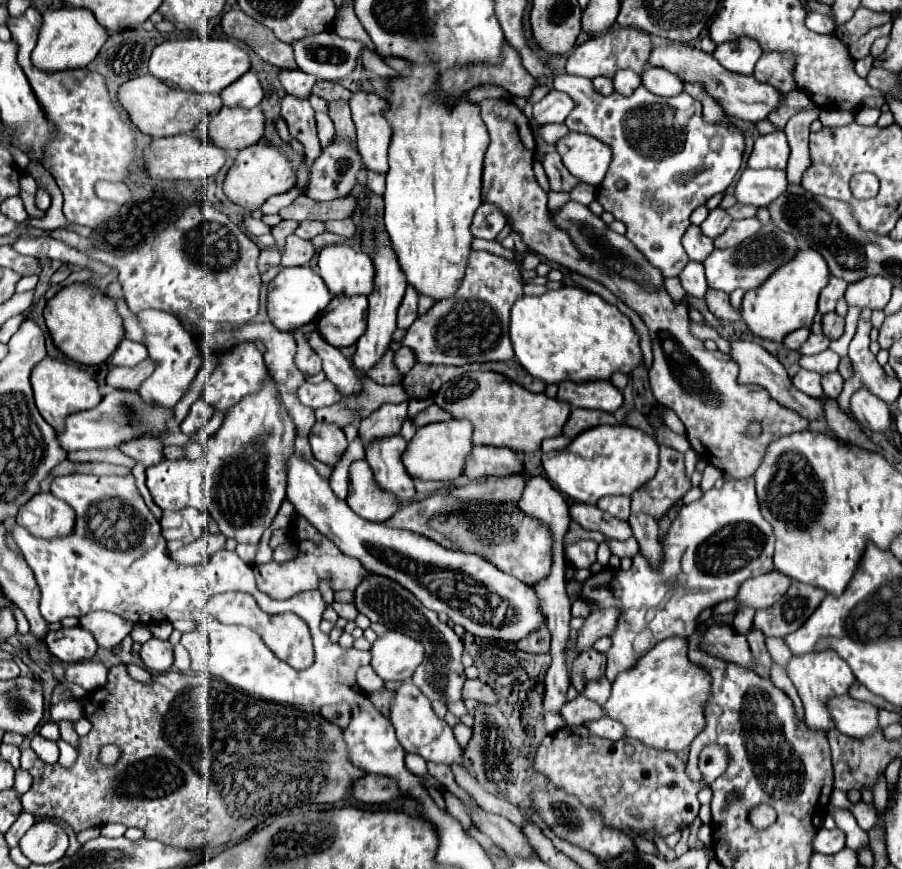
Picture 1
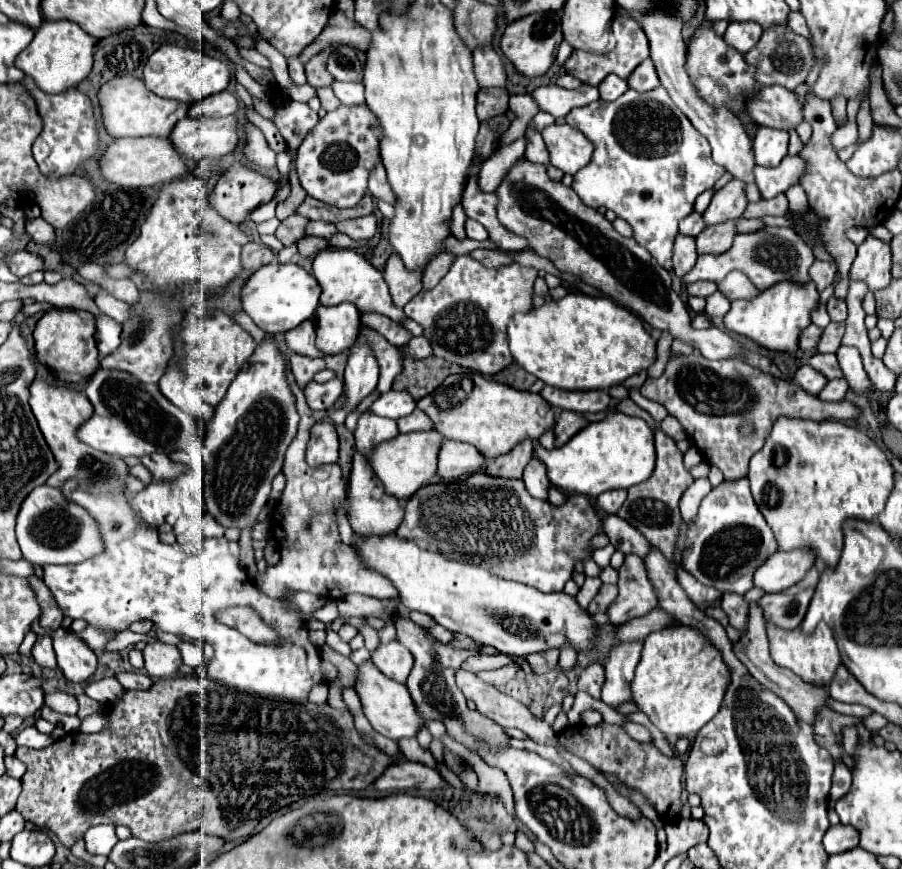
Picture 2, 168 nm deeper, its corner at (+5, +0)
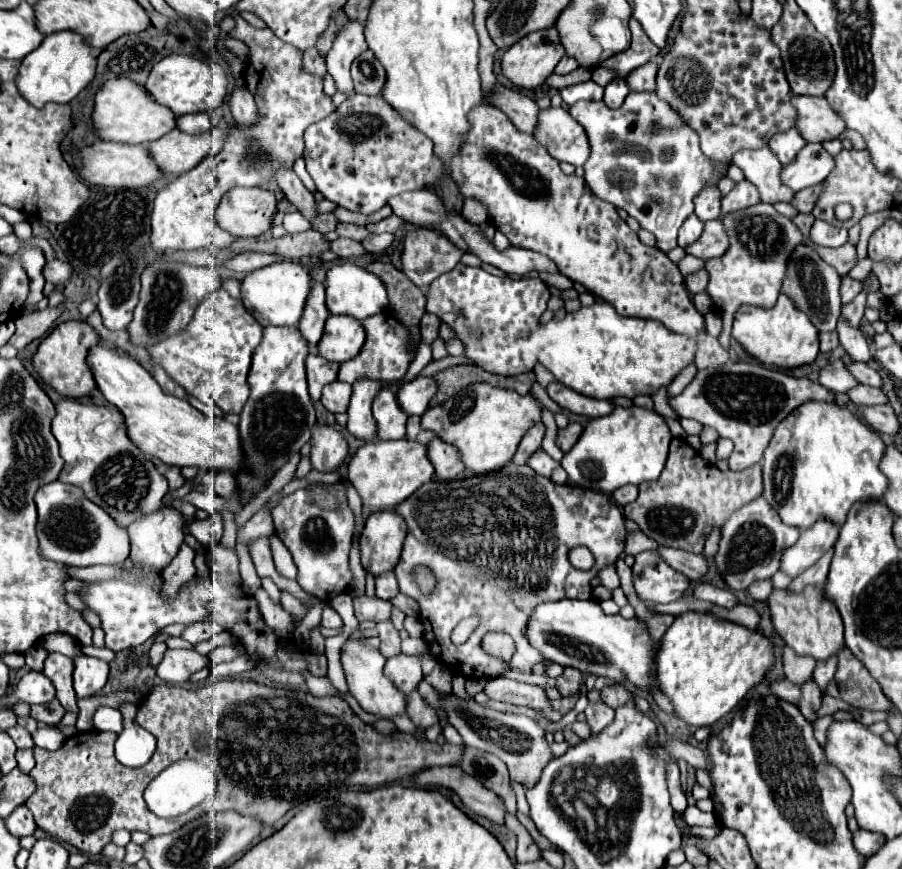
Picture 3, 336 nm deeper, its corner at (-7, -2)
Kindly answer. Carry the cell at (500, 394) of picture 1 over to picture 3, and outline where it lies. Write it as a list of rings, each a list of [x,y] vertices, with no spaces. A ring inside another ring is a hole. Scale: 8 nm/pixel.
[[[470,384],[448,402],[428,408],[422,414],[422,428],[436,432],[444,442],[462,452],[464,466],[474,474],[488,474],[506,466],[526,430],[542,422],[542,406],[532,394],[520,396],[514,390],[494,388],[490,384]]]

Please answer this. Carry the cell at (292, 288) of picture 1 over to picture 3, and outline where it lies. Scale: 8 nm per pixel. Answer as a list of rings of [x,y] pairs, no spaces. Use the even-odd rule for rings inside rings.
[[[282,260],[246,274],[242,280],[242,304],[262,326],[296,326],[304,314],[310,290],[310,272],[298,260]]]

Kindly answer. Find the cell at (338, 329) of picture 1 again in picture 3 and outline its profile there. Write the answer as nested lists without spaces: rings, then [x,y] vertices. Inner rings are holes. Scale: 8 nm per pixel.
[[[330,316],[326,320],[324,338],[318,344],[318,354],[332,362],[352,360],[366,340],[364,326],[352,316]]]

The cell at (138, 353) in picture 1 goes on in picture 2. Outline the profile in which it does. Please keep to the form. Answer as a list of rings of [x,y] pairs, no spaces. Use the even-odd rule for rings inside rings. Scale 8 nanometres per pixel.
[[[100,314],[96,318],[96,340],[100,358],[112,354],[120,346],[120,332],[122,332],[120,324],[116,324],[116,320],[112,320],[110,316]]]

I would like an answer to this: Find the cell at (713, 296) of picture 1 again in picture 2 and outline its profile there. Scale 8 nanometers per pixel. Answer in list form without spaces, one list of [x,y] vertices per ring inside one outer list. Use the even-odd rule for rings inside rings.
[[[700,280],[700,282],[694,282],[694,284],[688,284],[686,286],[686,292],[690,296],[702,296],[702,298],[708,298],[710,294],[714,294],[718,288],[714,282],[710,280]]]

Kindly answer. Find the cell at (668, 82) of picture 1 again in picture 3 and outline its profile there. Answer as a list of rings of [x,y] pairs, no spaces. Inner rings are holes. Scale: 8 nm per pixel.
[[[656,60],[632,70],[632,74],[628,74],[628,78],[626,78],[630,90],[634,90],[634,92],[652,92],[652,90],[656,90],[656,70],[658,70]]]

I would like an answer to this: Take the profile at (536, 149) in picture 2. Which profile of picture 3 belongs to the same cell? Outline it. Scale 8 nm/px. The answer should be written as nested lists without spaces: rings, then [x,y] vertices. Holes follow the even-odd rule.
[[[500,86],[494,94],[494,104],[514,122],[514,126],[524,132],[524,134],[532,134],[538,128],[538,114],[540,108],[536,106],[536,102],[528,96],[522,96],[518,90],[508,90],[504,86]]]

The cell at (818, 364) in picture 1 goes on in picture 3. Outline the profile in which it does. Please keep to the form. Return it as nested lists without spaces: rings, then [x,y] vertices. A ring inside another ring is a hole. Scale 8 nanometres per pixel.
[[[848,364],[848,370],[850,370],[850,374],[852,374],[860,384],[876,386],[876,388],[882,386],[882,378],[880,378],[880,374],[878,374],[872,366],[864,366],[864,364]]]

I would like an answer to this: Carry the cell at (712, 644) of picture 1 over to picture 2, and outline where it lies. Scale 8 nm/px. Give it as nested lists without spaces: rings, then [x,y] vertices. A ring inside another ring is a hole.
[[[760,608],[760,622],[752,620],[752,628],[746,632],[746,636],[734,646],[734,652],[738,656],[738,660],[748,668],[748,672],[768,690],[772,690],[776,696],[780,696],[796,714],[798,720],[812,724],[816,718],[816,708],[818,706],[826,706],[824,696],[828,694],[824,688],[812,688],[810,684],[806,684],[804,680],[800,680],[800,676],[796,676],[792,670],[778,666],[770,652],[768,652],[768,638],[766,638],[766,628],[764,628],[764,612]]]

